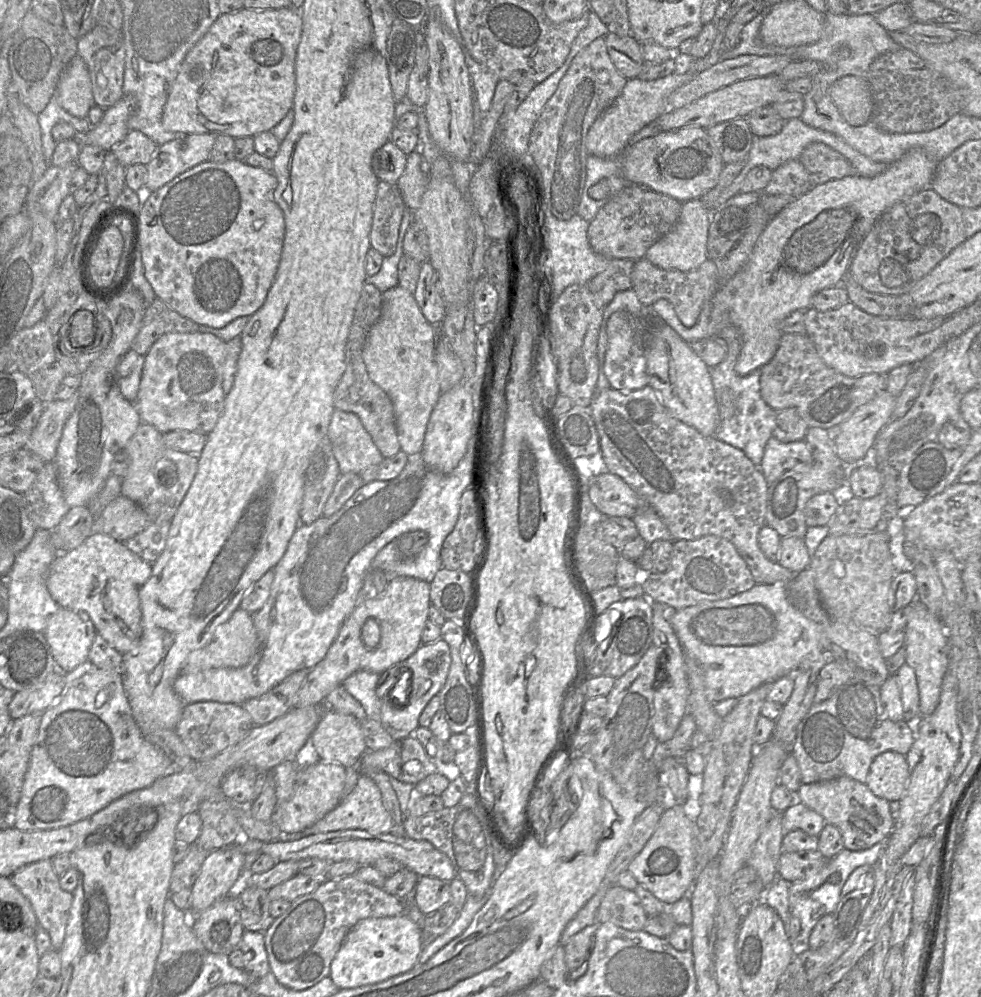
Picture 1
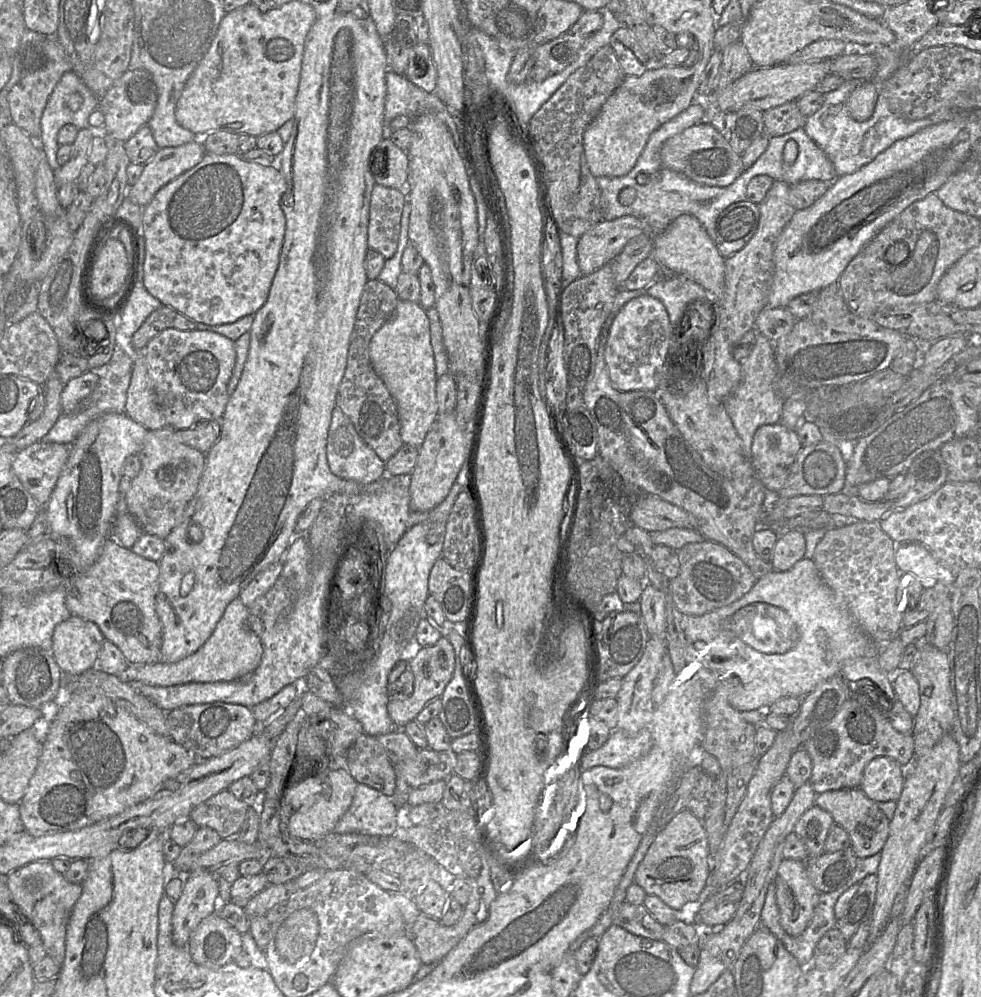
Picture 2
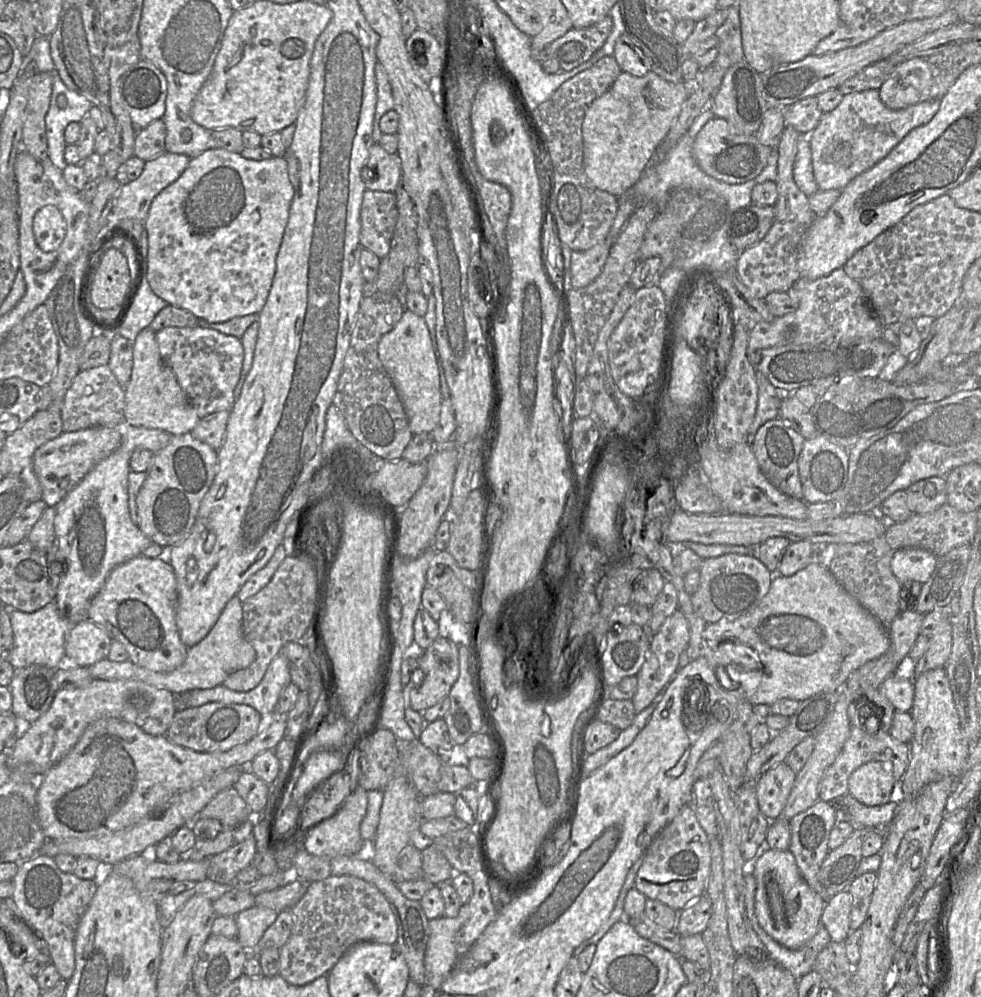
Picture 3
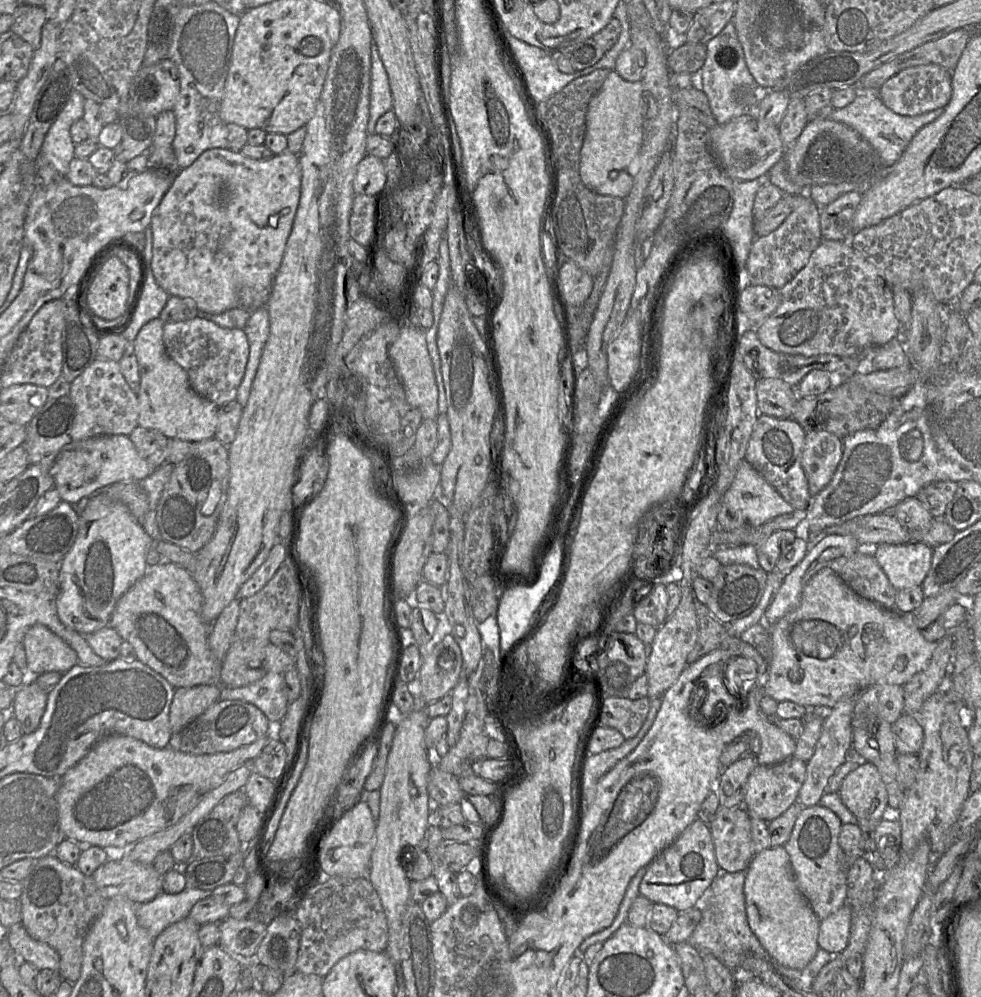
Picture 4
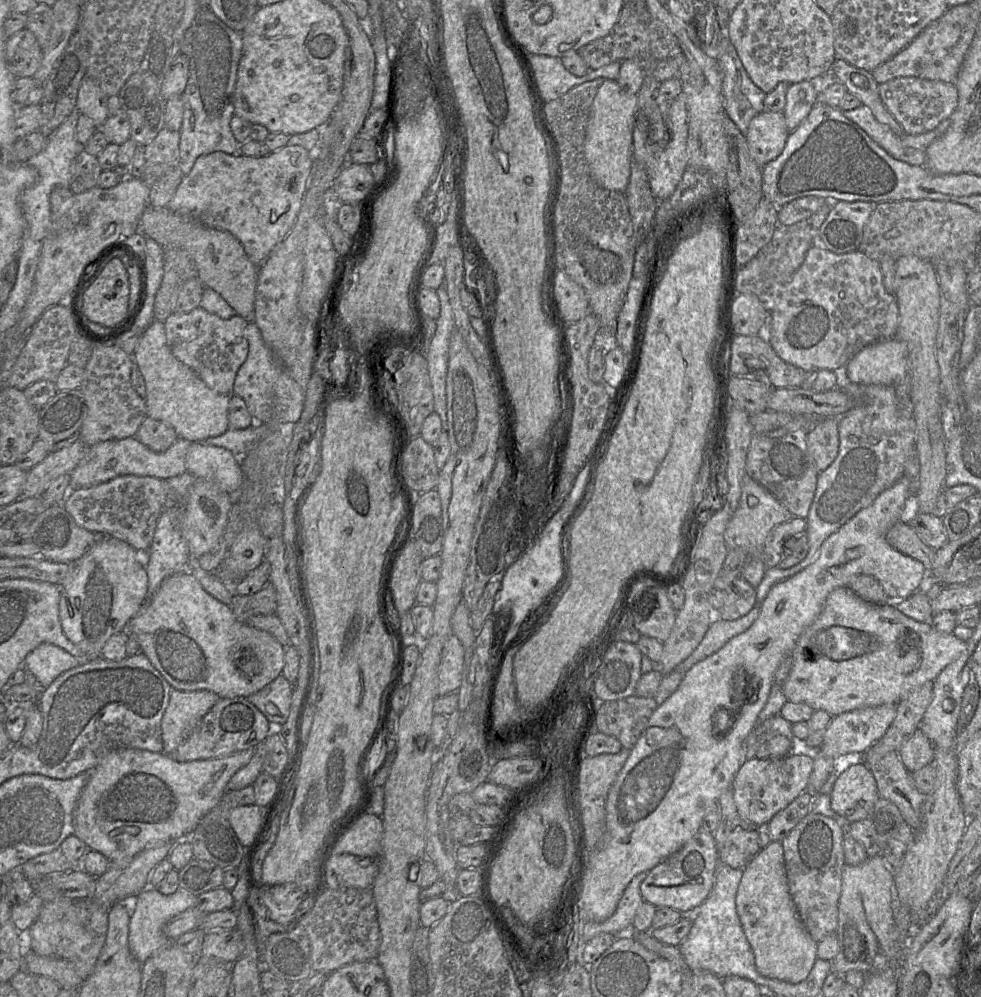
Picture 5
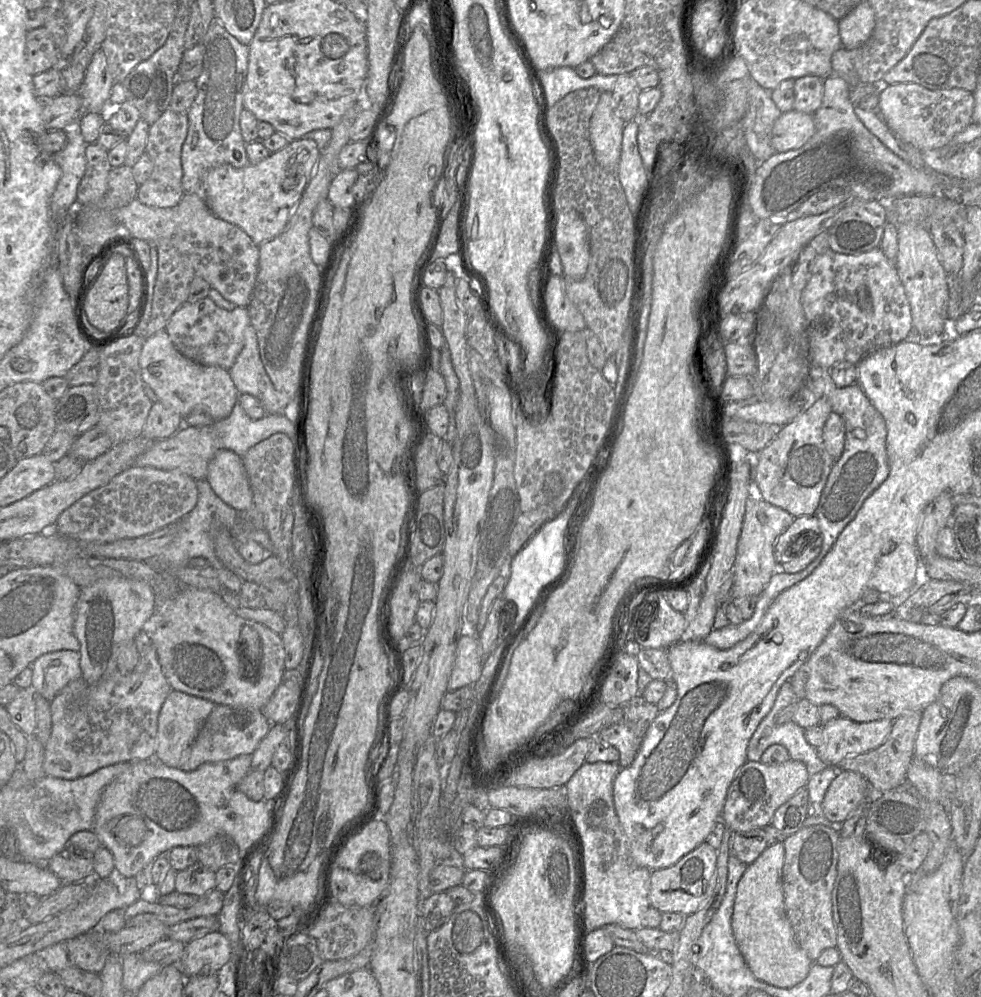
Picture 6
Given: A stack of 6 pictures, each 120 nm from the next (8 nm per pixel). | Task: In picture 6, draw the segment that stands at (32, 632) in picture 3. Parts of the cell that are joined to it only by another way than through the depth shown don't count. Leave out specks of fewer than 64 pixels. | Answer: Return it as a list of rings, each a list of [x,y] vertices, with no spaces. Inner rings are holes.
[[[59,650],[43,654],[31,668],[31,687],[47,701],[53,700],[67,684],[82,676],[79,651]]]

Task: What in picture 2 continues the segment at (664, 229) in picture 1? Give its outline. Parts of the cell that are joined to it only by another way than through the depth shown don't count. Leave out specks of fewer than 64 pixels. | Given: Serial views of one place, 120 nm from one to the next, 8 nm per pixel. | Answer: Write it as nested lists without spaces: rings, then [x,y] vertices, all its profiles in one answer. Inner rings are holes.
[[[622,216],[603,220],[586,231],[578,241],[577,262],[582,275],[588,275],[613,261],[634,237],[650,235],[646,220]]]

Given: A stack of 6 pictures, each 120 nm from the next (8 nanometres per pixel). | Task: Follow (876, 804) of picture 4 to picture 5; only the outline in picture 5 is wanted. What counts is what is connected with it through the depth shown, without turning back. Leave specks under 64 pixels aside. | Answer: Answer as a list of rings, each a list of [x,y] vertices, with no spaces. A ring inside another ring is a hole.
[[[865,762],[852,764],[839,774],[830,793],[832,809],[850,823],[867,818],[879,797],[876,779]]]

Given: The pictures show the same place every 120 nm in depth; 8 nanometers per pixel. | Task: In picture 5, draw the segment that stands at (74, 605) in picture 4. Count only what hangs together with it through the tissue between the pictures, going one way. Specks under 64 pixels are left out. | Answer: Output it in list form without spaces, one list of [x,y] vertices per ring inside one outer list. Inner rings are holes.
[[[105,536],[103,539],[96,542],[90,549],[88,549],[88,551],[81,558],[72,562],[67,577],[65,578],[64,582],[60,585],[60,588],[61,597],[59,601],[59,619],[64,634],[71,642],[73,642],[81,649],[86,660],[99,658],[101,657],[101,651],[106,641],[116,633],[127,632],[126,629],[128,623],[139,612],[140,608],[147,600],[148,576],[145,567],[144,557],[142,557],[140,553],[127,542],[118,538]]]

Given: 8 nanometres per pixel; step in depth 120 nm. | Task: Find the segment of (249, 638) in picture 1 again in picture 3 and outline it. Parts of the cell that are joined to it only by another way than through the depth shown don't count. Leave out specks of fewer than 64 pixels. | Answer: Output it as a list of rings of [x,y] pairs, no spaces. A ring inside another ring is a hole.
[[[234,596],[225,605],[217,622],[204,639],[188,648],[184,662],[171,672],[155,672],[133,664],[111,661],[108,658],[87,667],[94,679],[136,679],[157,688],[165,689],[175,697],[192,690],[211,689],[222,683],[232,673],[249,667],[256,658],[254,647],[245,639],[242,631],[242,602]]]

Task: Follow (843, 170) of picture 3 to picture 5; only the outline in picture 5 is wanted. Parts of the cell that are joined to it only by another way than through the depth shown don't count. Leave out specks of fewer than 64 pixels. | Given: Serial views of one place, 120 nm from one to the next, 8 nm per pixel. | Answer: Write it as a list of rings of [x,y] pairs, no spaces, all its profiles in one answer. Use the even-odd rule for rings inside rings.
[[[861,104],[852,110],[842,110],[842,112],[892,157],[916,166],[925,165],[928,145],[941,136],[950,123],[948,118],[940,122],[935,129],[923,134],[896,135],[889,126],[880,123],[866,105]]]

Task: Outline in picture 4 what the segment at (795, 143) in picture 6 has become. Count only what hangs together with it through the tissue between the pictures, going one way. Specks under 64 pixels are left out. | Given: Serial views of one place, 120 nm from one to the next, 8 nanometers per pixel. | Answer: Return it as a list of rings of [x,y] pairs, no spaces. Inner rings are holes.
[[[743,115],[725,124],[709,129],[709,145],[719,165],[733,180],[751,181],[764,177],[784,158],[785,147],[779,126],[761,119]]]

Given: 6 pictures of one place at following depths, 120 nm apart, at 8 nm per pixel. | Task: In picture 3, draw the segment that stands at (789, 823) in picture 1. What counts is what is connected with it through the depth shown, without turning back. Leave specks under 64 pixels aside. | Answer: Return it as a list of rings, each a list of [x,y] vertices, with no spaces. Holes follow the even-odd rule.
[[[820,799],[806,811],[797,814],[790,820],[791,843],[789,851],[793,853],[804,880],[812,890],[822,897],[825,903],[829,901],[831,896],[819,881],[818,874],[830,851],[828,847],[830,832],[838,820],[839,809],[833,803]]]

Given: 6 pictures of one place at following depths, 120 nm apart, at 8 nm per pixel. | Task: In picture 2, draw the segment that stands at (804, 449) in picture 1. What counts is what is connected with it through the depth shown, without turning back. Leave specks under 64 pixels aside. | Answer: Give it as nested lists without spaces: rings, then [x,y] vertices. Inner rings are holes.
[[[781,423],[764,425],[757,429],[752,442],[751,464],[770,494],[777,494],[783,488],[790,468],[803,447],[797,433]]]

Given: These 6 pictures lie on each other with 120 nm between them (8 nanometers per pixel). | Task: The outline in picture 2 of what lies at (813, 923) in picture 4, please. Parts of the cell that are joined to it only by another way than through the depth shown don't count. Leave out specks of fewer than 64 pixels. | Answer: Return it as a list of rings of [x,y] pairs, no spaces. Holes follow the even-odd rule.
[[[783,858],[774,880],[779,923],[790,936],[800,935],[812,918],[819,892],[810,881],[805,861]]]

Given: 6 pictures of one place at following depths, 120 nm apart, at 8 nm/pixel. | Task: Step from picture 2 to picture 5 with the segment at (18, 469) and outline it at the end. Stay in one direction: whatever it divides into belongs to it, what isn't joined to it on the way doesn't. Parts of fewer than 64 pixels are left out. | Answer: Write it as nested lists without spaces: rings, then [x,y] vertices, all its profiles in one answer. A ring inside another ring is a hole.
[[[135,437],[107,440],[89,446],[87,454],[70,473],[71,489],[88,488],[118,476],[135,475],[168,479],[187,471],[186,453],[191,441],[178,437],[164,452],[154,452]]]

